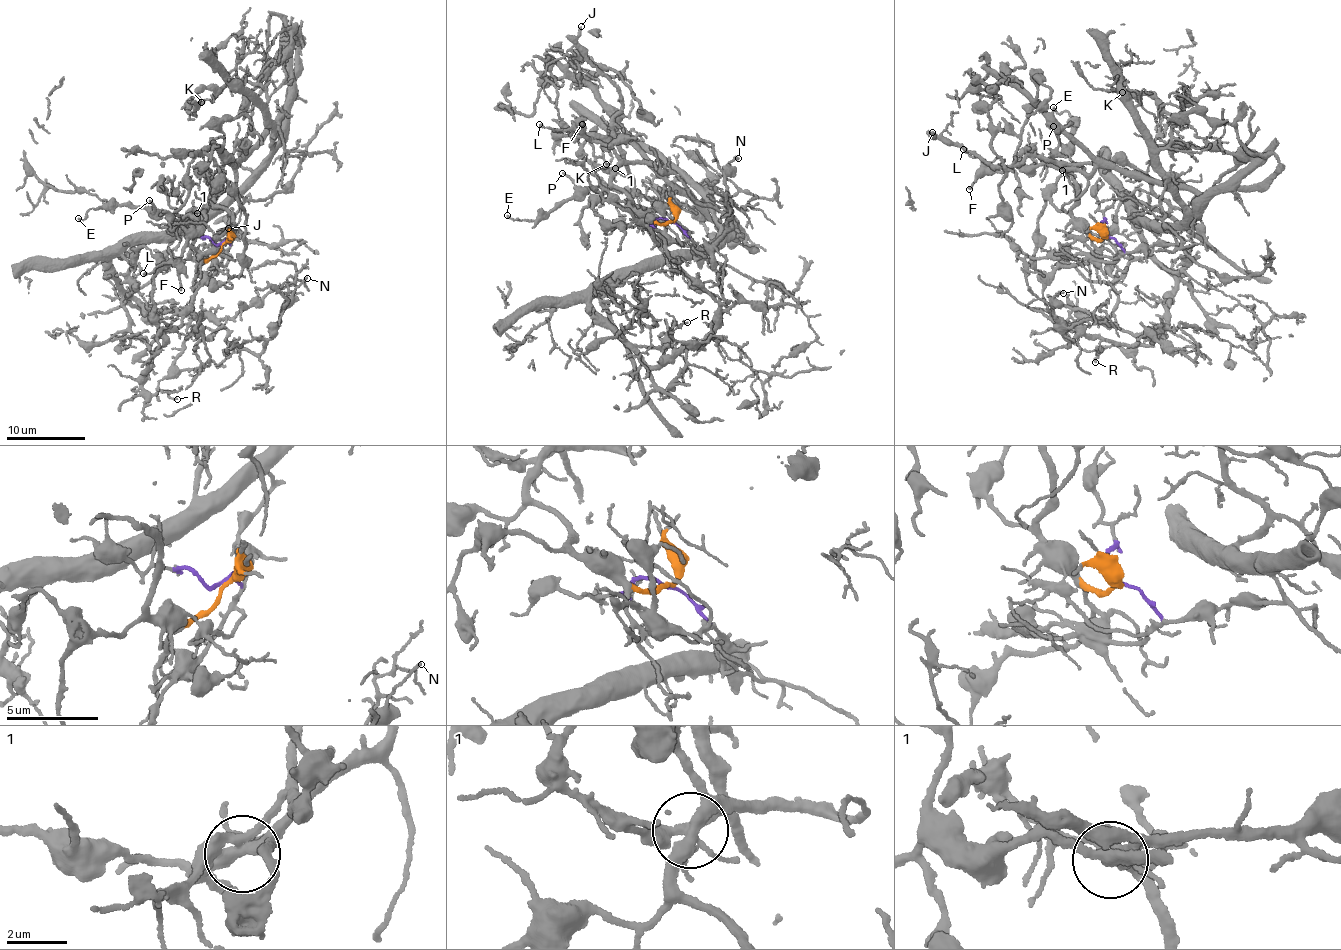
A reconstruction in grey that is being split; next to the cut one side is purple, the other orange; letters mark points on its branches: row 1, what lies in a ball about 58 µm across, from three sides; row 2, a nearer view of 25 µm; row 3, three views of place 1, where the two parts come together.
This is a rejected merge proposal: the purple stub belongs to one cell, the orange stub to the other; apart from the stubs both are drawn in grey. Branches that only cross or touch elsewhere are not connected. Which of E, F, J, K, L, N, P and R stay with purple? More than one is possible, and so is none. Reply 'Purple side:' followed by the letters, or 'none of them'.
Purple side: J, K, N, R

